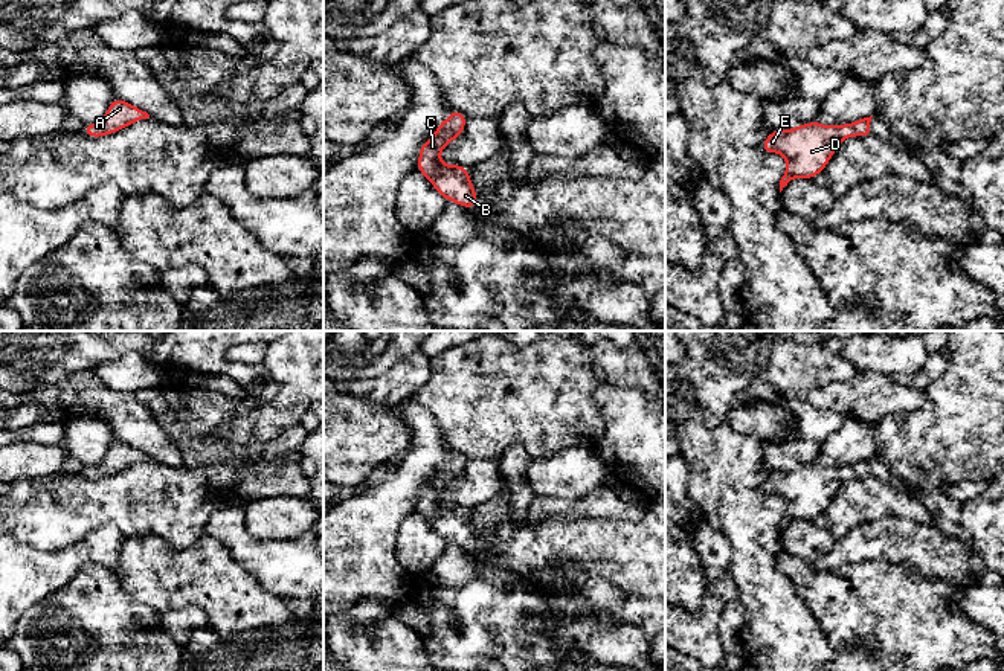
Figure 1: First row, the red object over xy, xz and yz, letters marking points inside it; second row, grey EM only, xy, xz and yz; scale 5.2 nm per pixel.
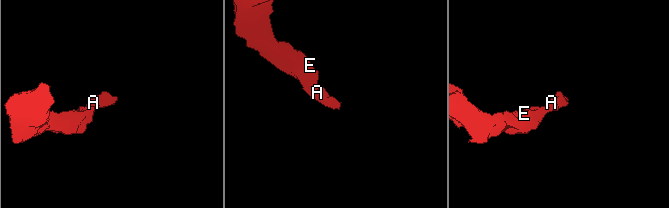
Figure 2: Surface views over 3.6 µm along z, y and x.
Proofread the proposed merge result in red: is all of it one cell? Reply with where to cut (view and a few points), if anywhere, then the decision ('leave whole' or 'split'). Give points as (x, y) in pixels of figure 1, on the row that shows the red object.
cut none; leave whole

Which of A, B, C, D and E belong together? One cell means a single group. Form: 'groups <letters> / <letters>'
groups A B C D E

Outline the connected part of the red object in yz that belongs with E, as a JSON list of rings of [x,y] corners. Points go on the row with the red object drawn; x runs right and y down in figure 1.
[[[871,117],[833,127],[815,120],[792,130],[774,130],[763,140],[761,151],[778,152],[787,162],[784,175],[780,180],[780,192],[792,178],[813,180],[825,169],[844,139],[870,133]]]

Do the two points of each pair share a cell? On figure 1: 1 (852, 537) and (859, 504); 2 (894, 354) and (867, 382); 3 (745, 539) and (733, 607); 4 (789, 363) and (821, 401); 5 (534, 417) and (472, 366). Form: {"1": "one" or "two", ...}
{"1": "two", "2": "two", "3": "two", "4": "two", "5": "one"}

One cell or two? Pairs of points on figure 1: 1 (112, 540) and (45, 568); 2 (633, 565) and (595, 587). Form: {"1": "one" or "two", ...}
{"1": "one", "2": "two"}

